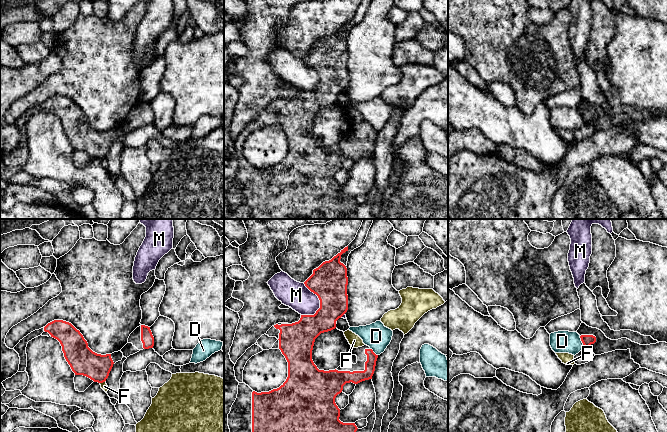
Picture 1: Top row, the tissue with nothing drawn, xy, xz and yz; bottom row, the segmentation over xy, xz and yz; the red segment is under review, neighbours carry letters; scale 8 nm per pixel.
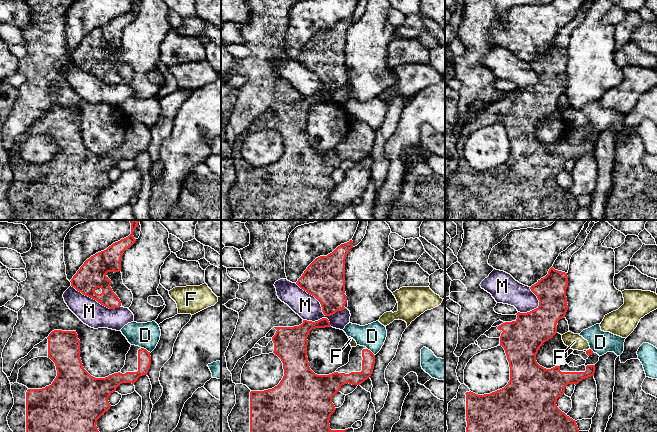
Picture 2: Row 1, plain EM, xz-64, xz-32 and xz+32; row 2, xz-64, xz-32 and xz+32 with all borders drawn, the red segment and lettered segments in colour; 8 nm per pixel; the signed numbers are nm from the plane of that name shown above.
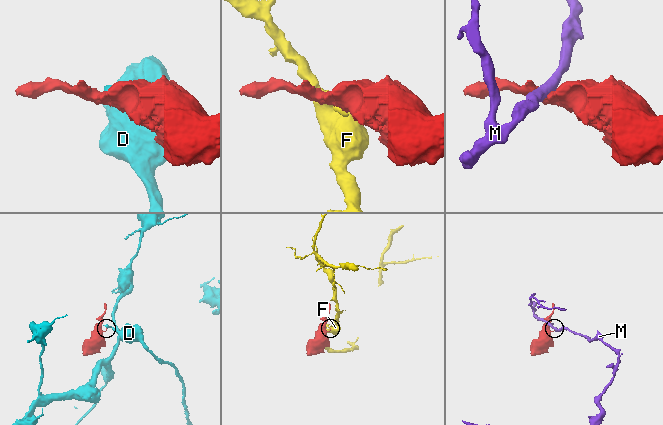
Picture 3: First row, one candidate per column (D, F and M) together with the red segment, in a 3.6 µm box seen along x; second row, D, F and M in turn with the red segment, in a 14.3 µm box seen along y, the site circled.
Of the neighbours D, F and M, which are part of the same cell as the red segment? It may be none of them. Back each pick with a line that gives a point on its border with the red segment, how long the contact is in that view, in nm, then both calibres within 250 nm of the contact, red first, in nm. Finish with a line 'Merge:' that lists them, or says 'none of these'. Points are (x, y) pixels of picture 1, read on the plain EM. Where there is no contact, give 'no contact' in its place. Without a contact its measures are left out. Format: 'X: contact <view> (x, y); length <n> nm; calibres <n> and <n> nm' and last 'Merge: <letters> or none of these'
Merge: none of these

